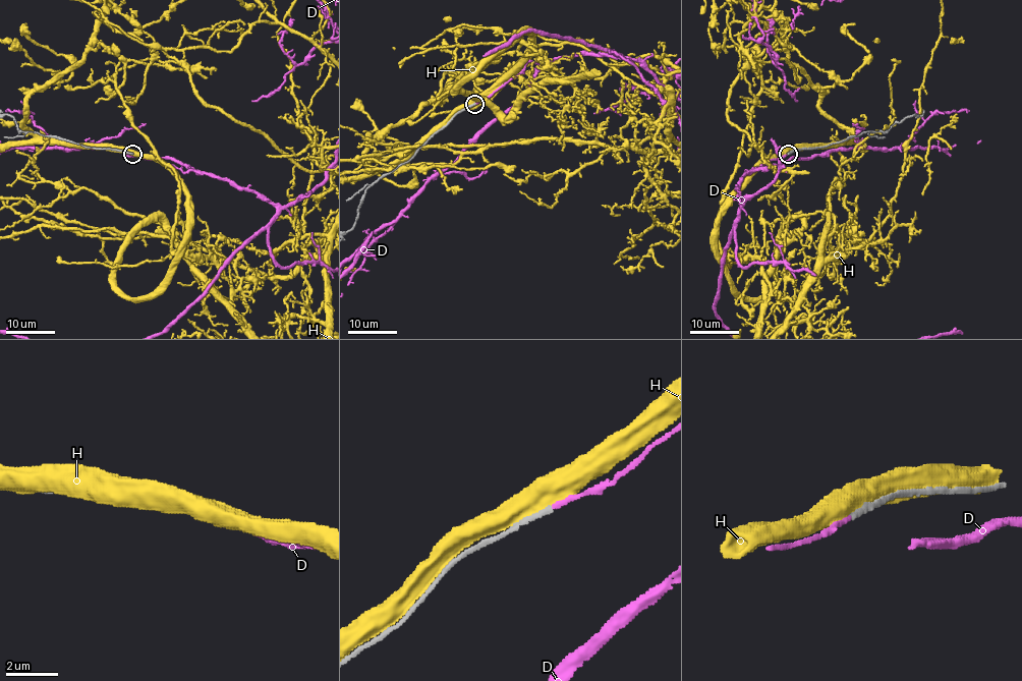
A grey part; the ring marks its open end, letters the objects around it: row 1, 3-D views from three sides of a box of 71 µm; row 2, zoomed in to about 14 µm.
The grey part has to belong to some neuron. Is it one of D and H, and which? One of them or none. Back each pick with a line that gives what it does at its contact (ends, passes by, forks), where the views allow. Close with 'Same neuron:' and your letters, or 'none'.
D: it ends
Same neuron: D

